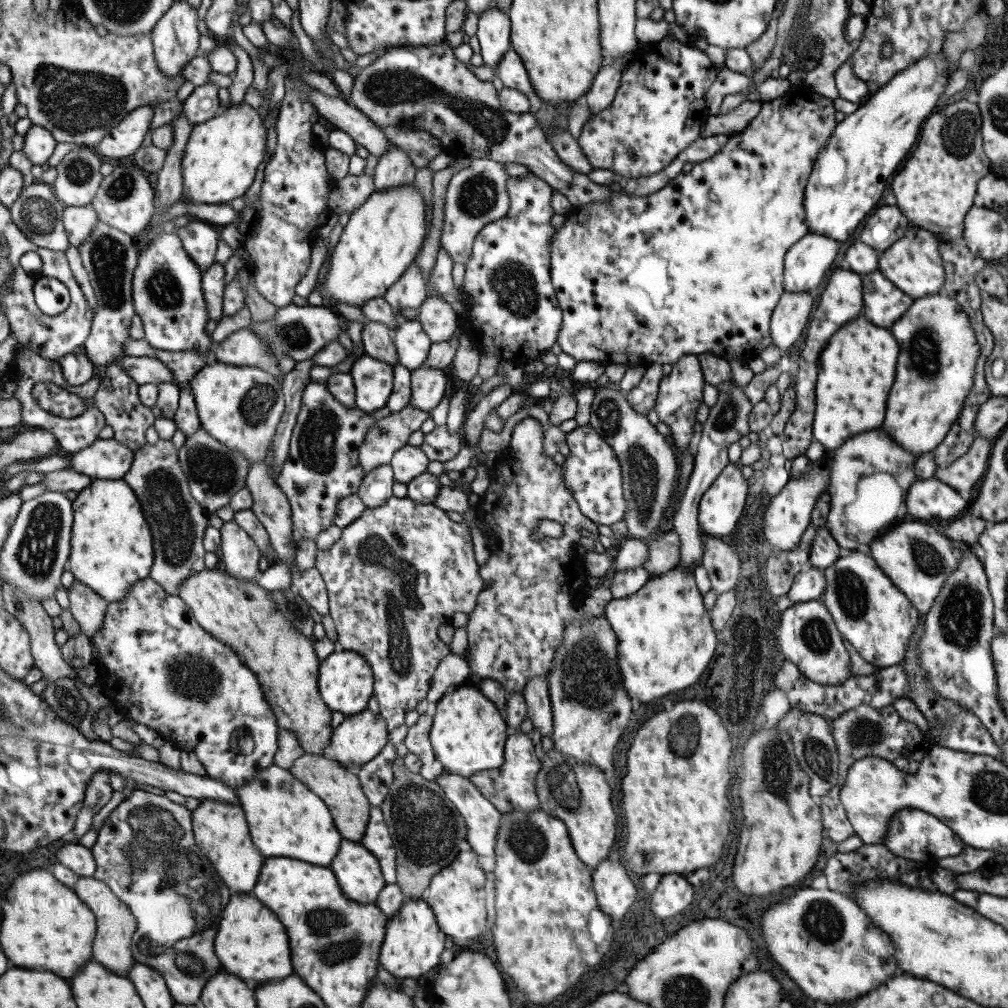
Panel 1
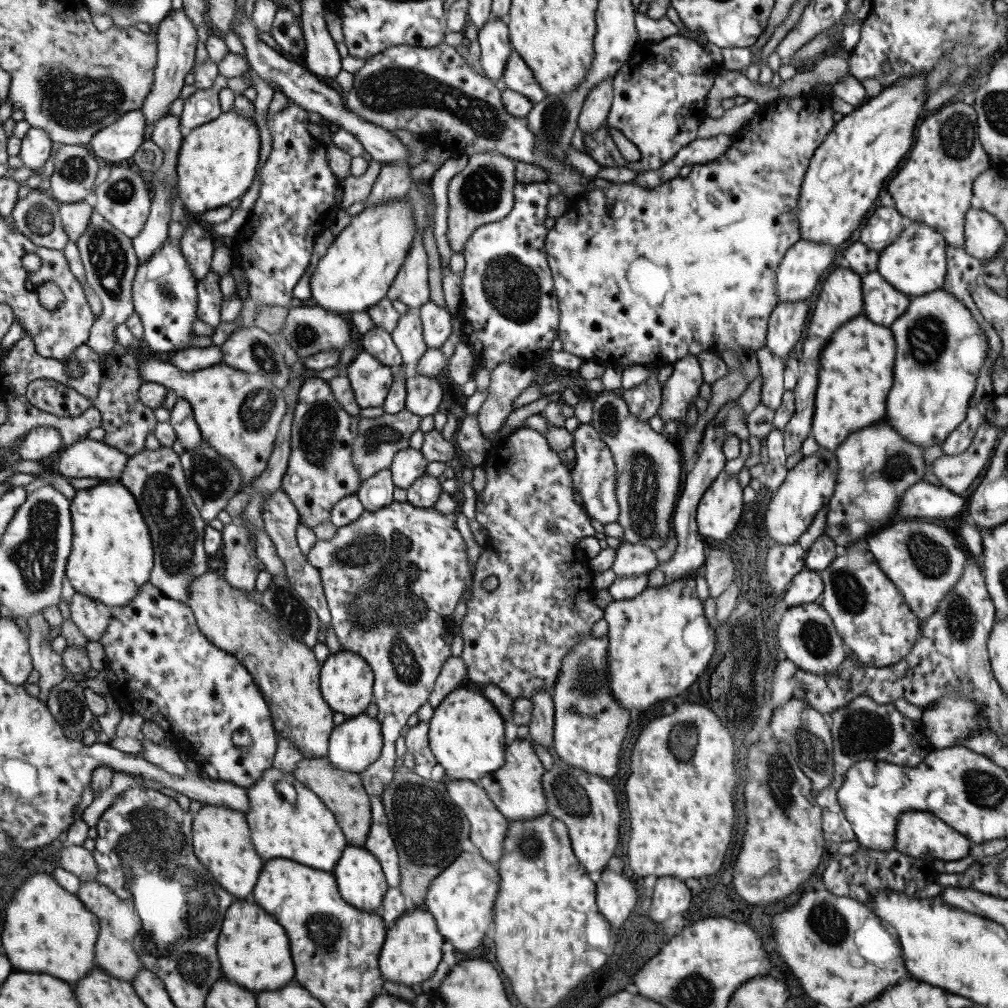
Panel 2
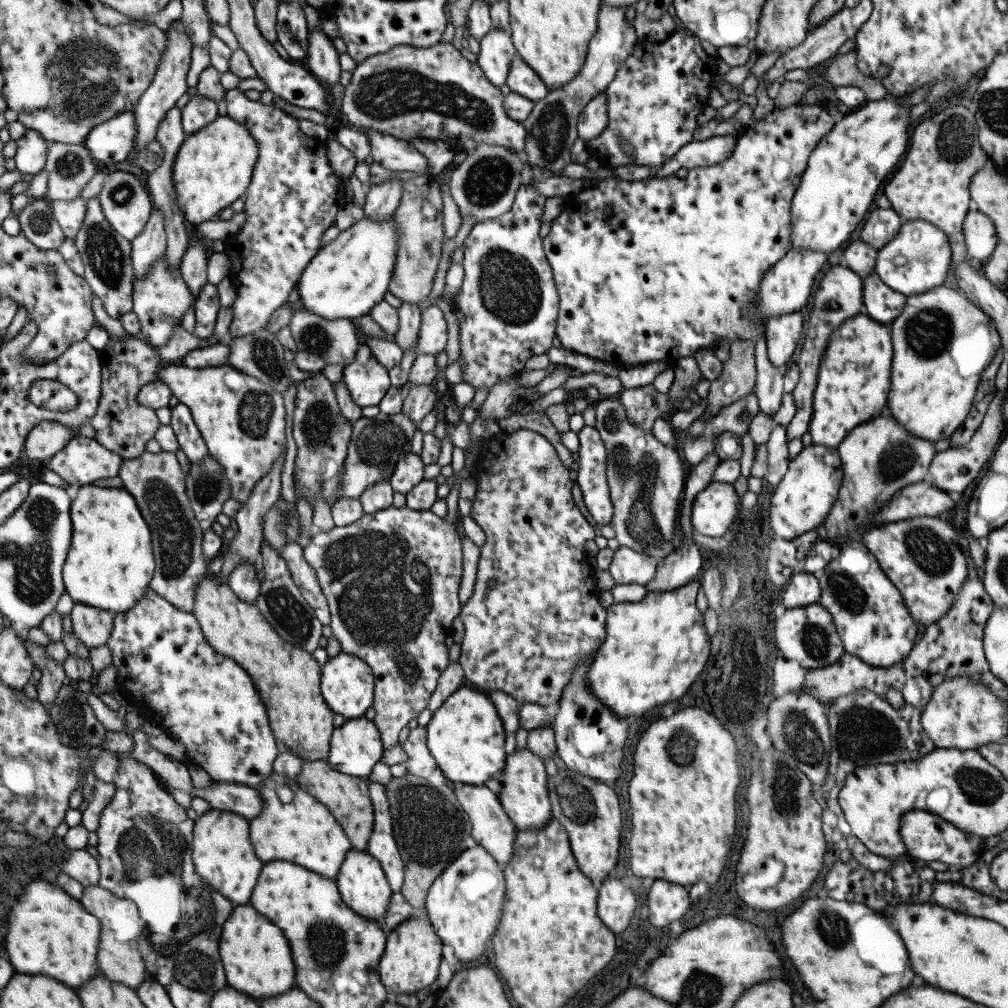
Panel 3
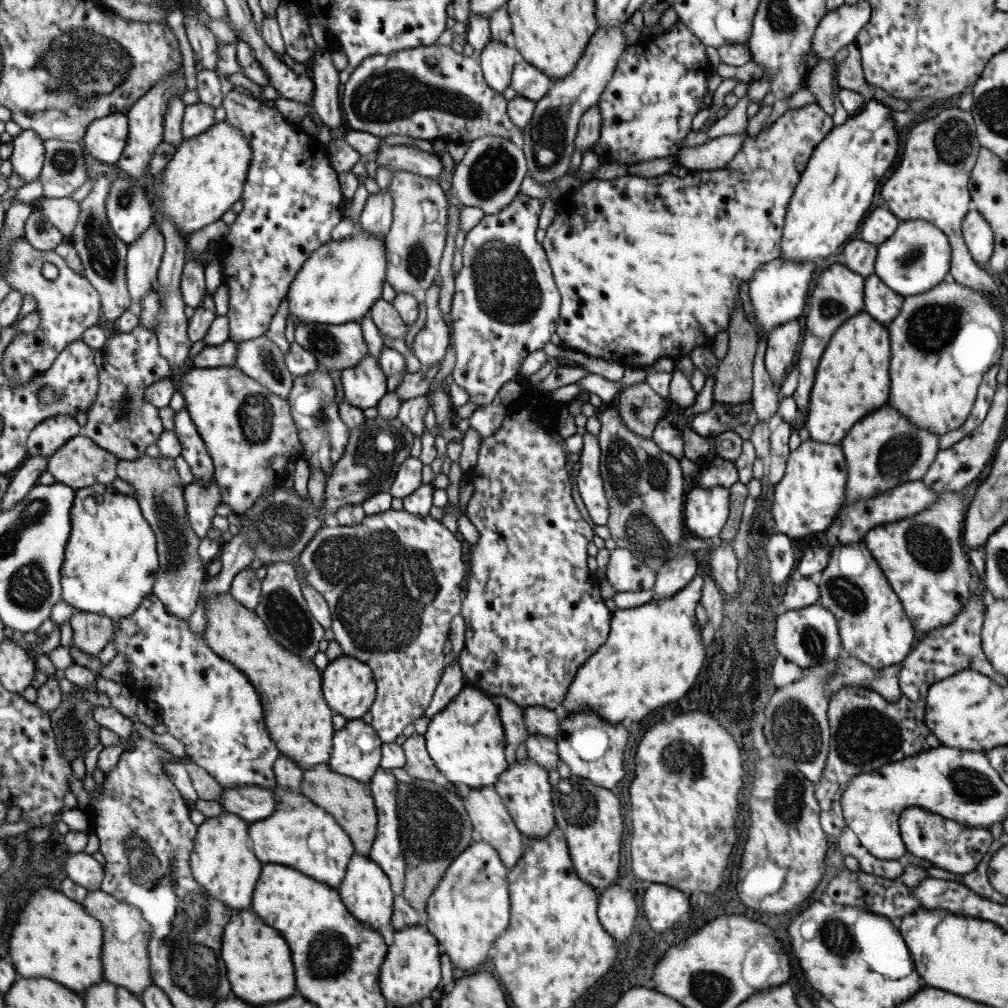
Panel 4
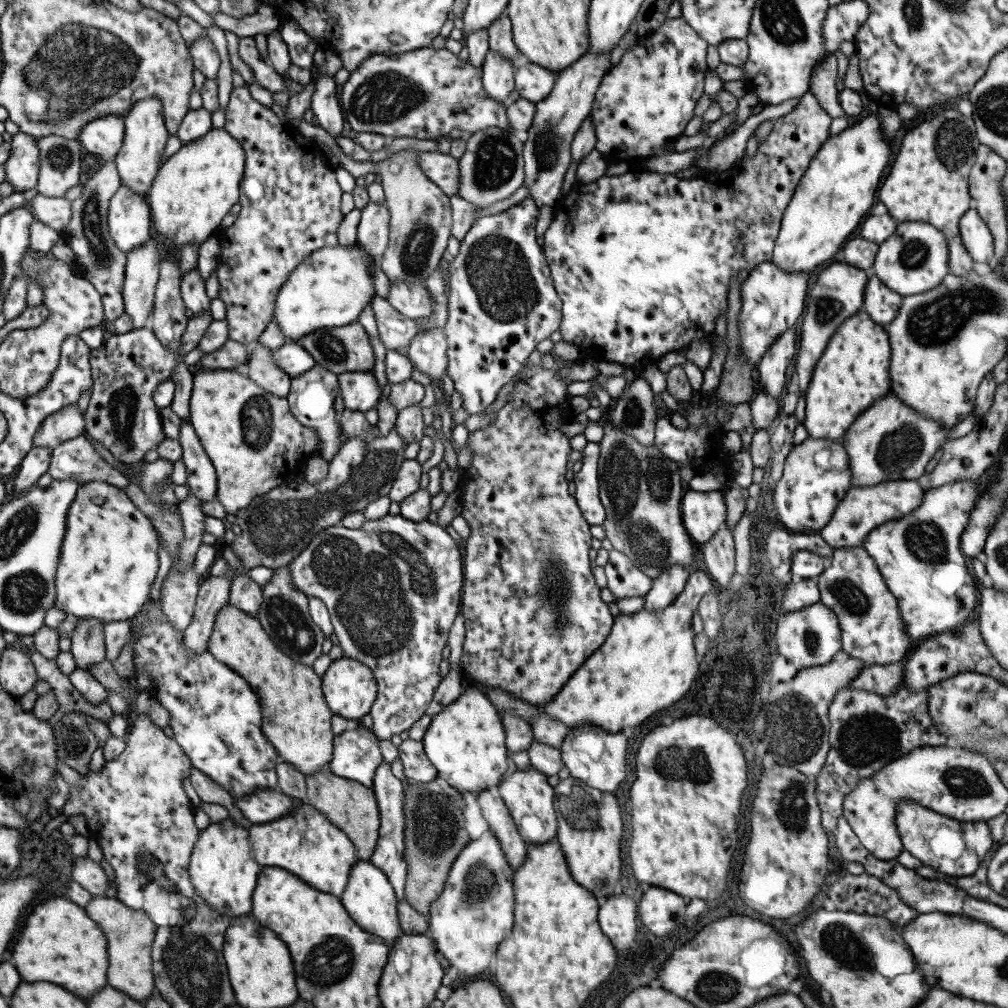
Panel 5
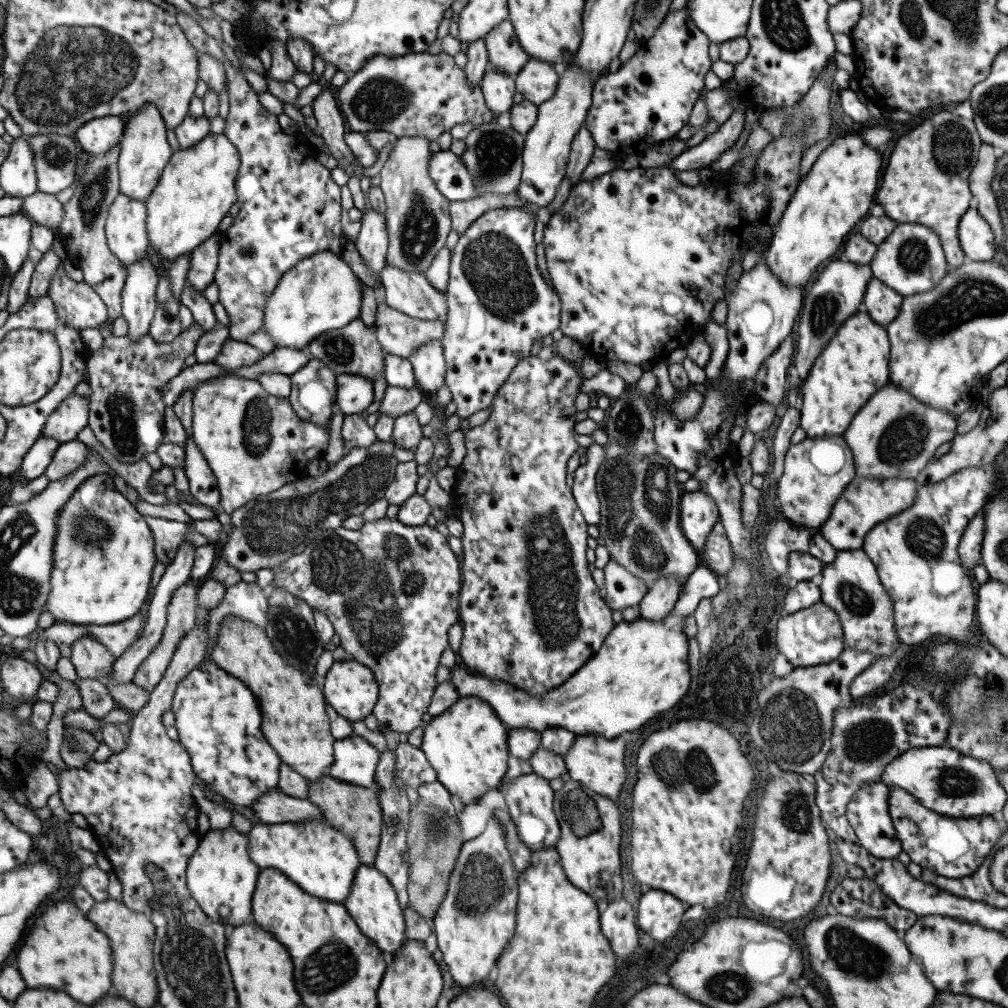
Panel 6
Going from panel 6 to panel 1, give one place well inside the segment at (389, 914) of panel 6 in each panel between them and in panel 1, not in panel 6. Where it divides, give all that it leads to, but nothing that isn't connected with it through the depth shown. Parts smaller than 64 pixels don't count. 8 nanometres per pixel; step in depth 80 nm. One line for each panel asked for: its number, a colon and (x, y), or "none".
1: (356, 870)
2: (360, 881)
3: (360, 881)
4: (365, 891)
5: (368, 897)

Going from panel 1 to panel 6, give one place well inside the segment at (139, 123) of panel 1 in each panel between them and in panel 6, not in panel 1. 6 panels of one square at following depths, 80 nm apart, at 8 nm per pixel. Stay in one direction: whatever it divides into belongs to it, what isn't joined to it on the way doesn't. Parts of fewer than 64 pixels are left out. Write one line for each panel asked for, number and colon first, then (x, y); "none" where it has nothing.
2: (119, 141)
3: (110, 142)
4: (104, 139)
5: (102, 138)
6: (97, 136)

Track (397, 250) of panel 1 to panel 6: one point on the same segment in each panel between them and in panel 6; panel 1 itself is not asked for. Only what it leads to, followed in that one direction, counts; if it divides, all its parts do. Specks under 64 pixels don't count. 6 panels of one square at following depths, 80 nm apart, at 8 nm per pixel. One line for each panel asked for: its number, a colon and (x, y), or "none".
2: (361, 262)
3: (345, 278)
4: (339, 282)
5: (329, 287)
6: (320, 293)

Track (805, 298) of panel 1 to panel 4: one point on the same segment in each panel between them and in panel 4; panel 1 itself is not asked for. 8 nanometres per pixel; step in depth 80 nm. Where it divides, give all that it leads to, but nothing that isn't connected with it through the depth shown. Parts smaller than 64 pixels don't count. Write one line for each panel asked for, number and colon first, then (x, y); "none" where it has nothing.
2: (786, 321)
3: (781, 333)
4: (780, 342)

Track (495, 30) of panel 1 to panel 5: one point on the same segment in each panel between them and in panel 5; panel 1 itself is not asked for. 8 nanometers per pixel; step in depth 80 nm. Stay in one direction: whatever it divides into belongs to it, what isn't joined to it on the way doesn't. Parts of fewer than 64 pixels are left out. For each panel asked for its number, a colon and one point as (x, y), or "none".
2: (493, 39)
3: (495, 52)
4: (495, 59)
5: (497, 82)

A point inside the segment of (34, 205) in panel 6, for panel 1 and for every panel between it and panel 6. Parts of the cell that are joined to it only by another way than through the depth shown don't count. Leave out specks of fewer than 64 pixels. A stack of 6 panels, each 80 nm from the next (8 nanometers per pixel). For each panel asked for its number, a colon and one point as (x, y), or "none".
1: (78, 221)
2: (73, 217)
3: (68, 214)
4: (61, 213)
5: (55, 213)

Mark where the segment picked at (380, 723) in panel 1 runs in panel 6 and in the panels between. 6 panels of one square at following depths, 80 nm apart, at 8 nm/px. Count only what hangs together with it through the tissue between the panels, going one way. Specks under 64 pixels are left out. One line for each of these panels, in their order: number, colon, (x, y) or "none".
2: (355, 743)
3: (355, 746)
4: (355, 751)
5: (355, 753)
6: (354, 760)

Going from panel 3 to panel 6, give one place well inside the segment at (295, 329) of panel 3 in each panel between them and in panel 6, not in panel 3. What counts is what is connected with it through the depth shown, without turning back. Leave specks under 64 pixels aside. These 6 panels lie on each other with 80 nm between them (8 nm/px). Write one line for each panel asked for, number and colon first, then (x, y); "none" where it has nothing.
4: (335, 347)
5: (342, 349)
6: (352, 350)

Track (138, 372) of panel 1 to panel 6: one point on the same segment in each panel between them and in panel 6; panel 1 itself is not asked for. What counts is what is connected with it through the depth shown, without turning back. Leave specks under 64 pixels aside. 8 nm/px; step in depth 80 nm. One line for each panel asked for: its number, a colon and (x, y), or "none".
2: (238, 413)
3: (242, 421)
4: (248, 432)
5: (254, 443)
6: (253, 442)

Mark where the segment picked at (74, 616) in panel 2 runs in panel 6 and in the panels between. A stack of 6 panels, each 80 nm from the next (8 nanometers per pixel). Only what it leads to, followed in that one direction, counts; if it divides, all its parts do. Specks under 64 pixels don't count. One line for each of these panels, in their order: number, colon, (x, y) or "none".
3: (91, 626)
4: (90, 632)
5: (86, 643)
6: (90, 659)

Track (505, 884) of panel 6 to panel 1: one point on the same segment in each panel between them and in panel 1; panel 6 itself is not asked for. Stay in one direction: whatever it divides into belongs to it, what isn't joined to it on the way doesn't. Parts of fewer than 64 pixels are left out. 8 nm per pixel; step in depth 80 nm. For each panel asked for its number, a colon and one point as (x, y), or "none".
1: (455, 894)
2: (460, 899)
3: (463, 904)
4: (469, 907)
5: (474, 910)

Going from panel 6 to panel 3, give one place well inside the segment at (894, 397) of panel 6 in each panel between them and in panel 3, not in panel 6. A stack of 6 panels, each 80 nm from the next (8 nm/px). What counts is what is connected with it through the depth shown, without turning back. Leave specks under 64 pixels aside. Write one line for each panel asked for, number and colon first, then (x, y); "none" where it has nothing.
3: (878, 458)
4: (884, 449)
5: (889, 441)

